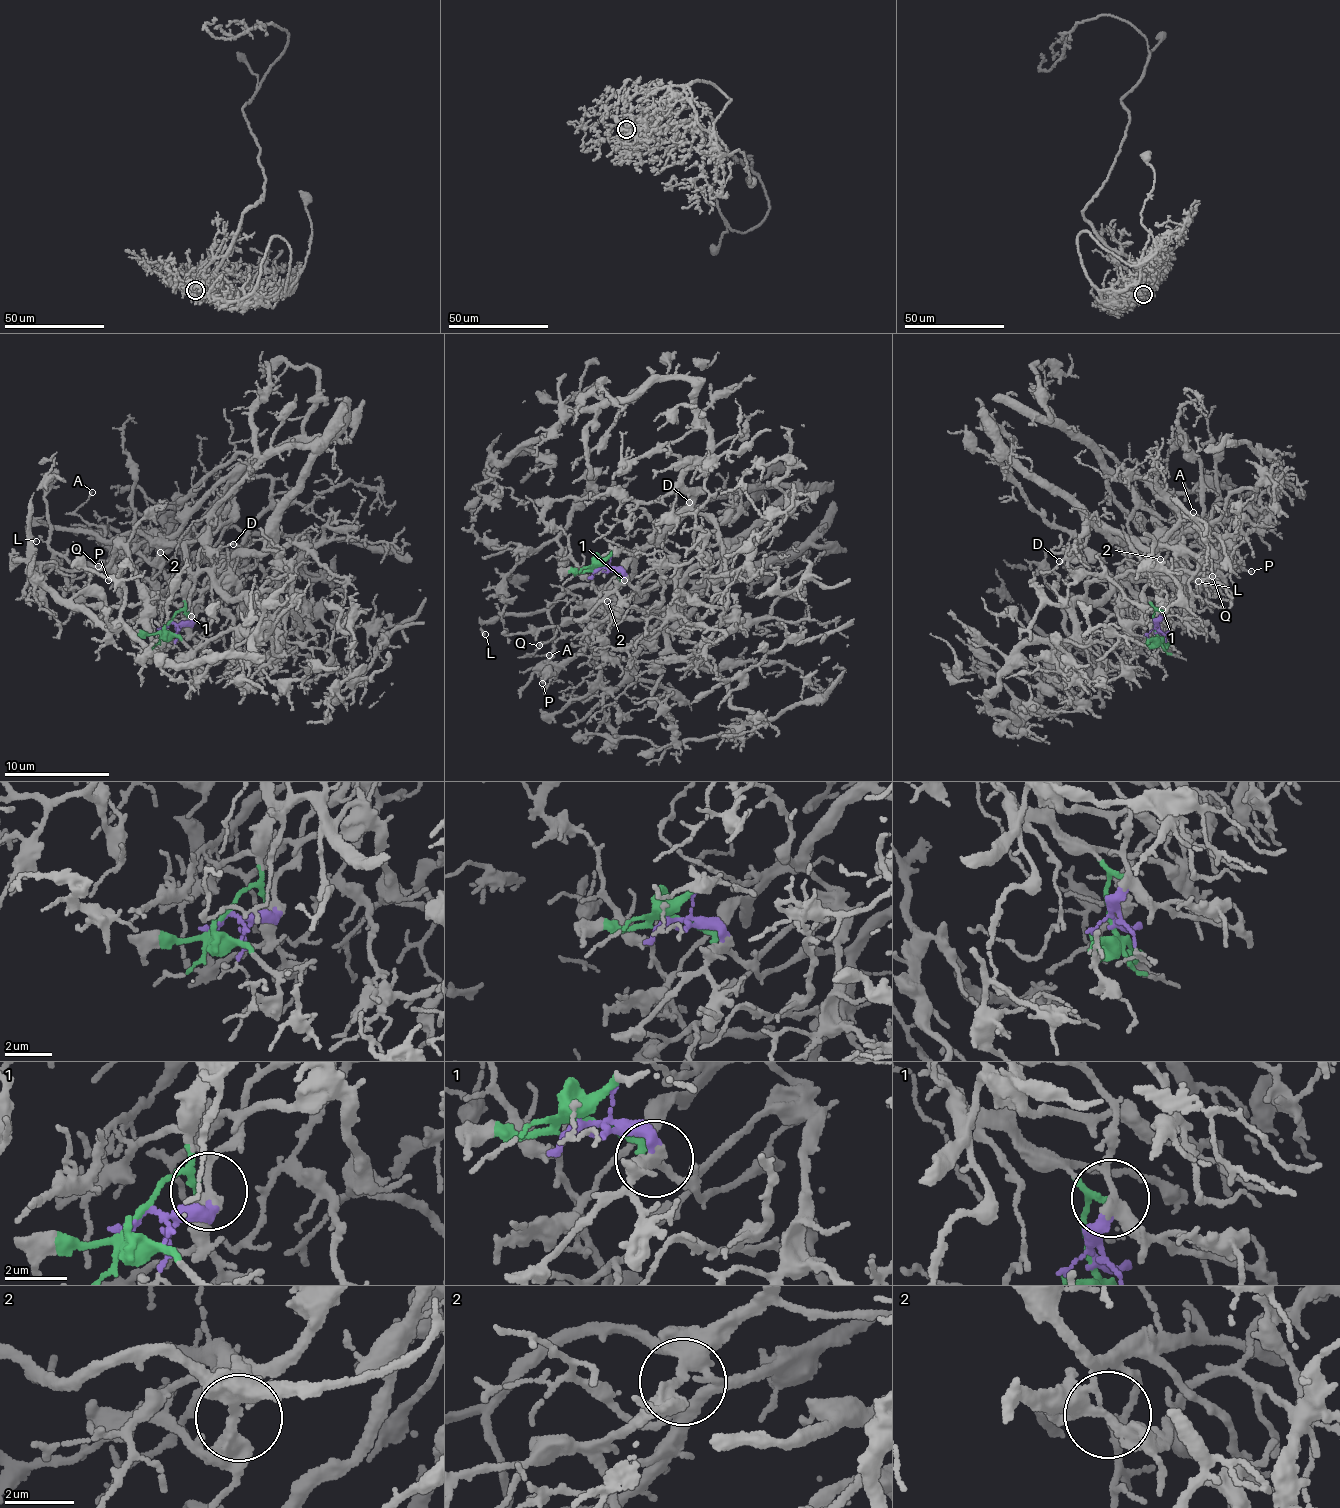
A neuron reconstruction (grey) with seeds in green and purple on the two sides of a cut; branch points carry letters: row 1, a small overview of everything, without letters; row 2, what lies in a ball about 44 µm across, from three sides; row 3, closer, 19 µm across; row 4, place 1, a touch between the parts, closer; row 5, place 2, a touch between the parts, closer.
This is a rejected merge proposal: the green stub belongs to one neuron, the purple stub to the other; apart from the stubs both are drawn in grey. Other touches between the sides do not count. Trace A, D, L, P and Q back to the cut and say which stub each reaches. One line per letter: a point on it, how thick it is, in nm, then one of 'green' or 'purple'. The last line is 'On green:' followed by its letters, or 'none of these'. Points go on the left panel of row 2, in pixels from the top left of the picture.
A: at (92, 492); 100 nm thick; green
D: at (233, 544); 120 nm thick; purple
L: at (36, 541); 140 nm thick; green
P: at (108, 580); 140 nm thick; green
Q: at (98, 566); 120 nm thick; green
On green: A, L, P, Q

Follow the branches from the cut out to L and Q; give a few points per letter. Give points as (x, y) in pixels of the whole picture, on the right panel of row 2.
L: (1156, 631), (1153, 608), (1131, 586), (1132, 556), (1143, 556), (1153, 570), (1166, 563), (1184, 579), (1198, 581)
Q: (1156, 631), (1153, 608), (1131, 586), (1132, 556), (1142, 552), (1200, 575), (1211, 575)

